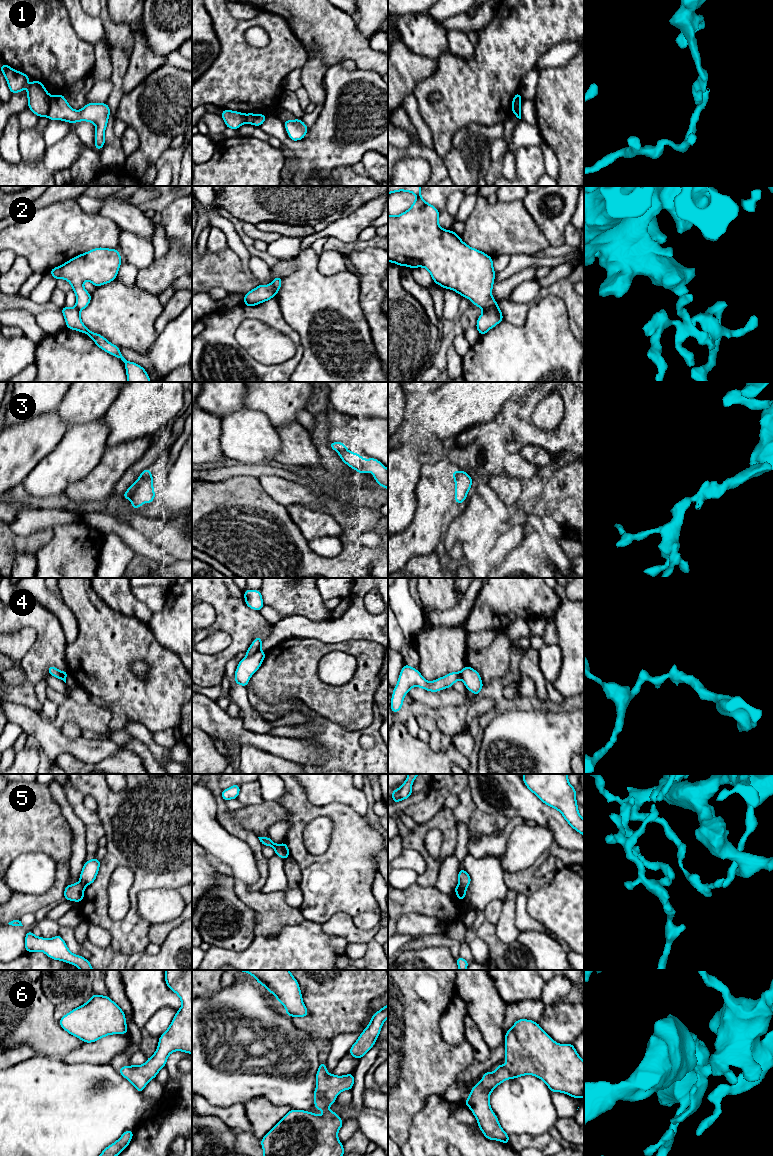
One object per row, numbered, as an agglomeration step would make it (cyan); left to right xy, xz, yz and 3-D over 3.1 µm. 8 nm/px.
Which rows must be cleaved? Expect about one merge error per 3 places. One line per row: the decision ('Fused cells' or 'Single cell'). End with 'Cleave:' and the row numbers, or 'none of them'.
1: Fused cells
2: Fused cells
3: Fused cells
4: Fused cells
5: Fused cells
6: Single cell
Cleave: 1, 2, 3, 4, 5

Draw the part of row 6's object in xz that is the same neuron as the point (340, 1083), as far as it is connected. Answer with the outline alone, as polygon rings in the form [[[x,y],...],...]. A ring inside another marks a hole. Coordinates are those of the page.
[[[320,1062],[316,1073],[317,1087],[314,1090],[314,1106],[324,1110],[321,1116],[304,1110],[292,1110],[266,1133],[261,1139],[264,1156],[343,1156],[343,1144],[338,1139],[338,1131],[343,1125],[343,1120],[328,1107],[333,1104],[337,1095],[344,1090],[351,1090],[354,1085],[353,1073],[336,1076],[327,1073],[325,1063]]]

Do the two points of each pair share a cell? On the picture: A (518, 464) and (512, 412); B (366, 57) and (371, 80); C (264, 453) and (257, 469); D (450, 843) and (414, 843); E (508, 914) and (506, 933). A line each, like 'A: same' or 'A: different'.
A: different
B: different
C: different
D: same
E: same

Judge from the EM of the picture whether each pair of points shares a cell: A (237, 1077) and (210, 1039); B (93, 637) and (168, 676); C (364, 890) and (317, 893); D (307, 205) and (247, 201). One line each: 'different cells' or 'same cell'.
A: same cell
B: same cell
C: same cell
D: same cell

